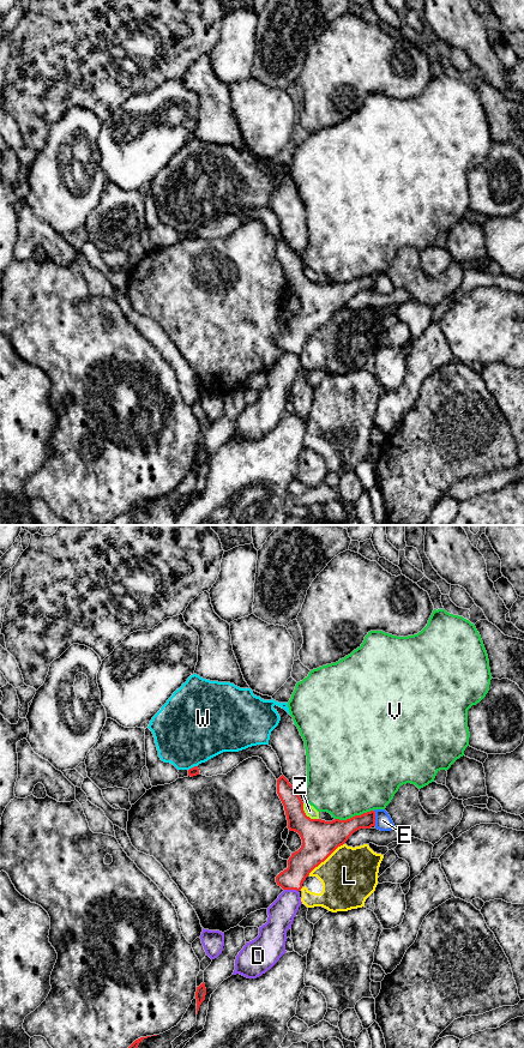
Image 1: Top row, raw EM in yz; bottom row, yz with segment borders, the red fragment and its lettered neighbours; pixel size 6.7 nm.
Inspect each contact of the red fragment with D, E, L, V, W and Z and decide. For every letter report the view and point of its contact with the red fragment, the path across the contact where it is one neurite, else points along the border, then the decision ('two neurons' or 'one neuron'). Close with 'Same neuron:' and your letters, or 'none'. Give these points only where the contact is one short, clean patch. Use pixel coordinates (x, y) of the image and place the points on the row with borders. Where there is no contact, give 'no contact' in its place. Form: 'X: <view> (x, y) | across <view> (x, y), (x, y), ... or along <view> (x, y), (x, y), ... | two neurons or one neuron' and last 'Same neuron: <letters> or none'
D: yz (291, 889) | two neurons
E: yz (374, 818) | along yz (373, 811), (375, 825) | two neurons
L: yz (325, 859) | two neurons
V: yz (355, 815) | two neurons
W: yz (192, 768) | two neurons
Z: yz (306, 815) | two neurons
Same neuron: none

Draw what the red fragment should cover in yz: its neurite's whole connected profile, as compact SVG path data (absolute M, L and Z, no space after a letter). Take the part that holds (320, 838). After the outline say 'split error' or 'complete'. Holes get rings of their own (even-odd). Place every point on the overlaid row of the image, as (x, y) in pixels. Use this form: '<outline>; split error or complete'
M283 775L277 779L277 794L284 806L289 831L297 832L302 839L301 848L289 857L288 868L276 877L283 890L300 891L309 873L355 831L375 826L374 811L347 820L311 819L303 811L299 793Z; complete

